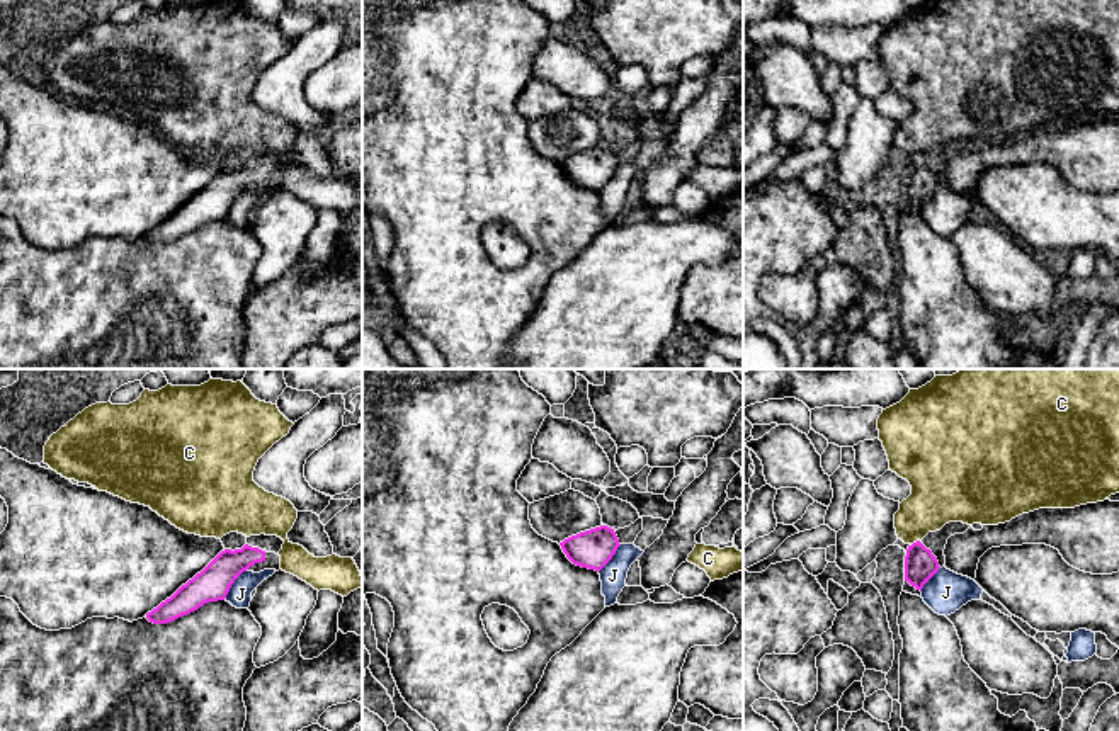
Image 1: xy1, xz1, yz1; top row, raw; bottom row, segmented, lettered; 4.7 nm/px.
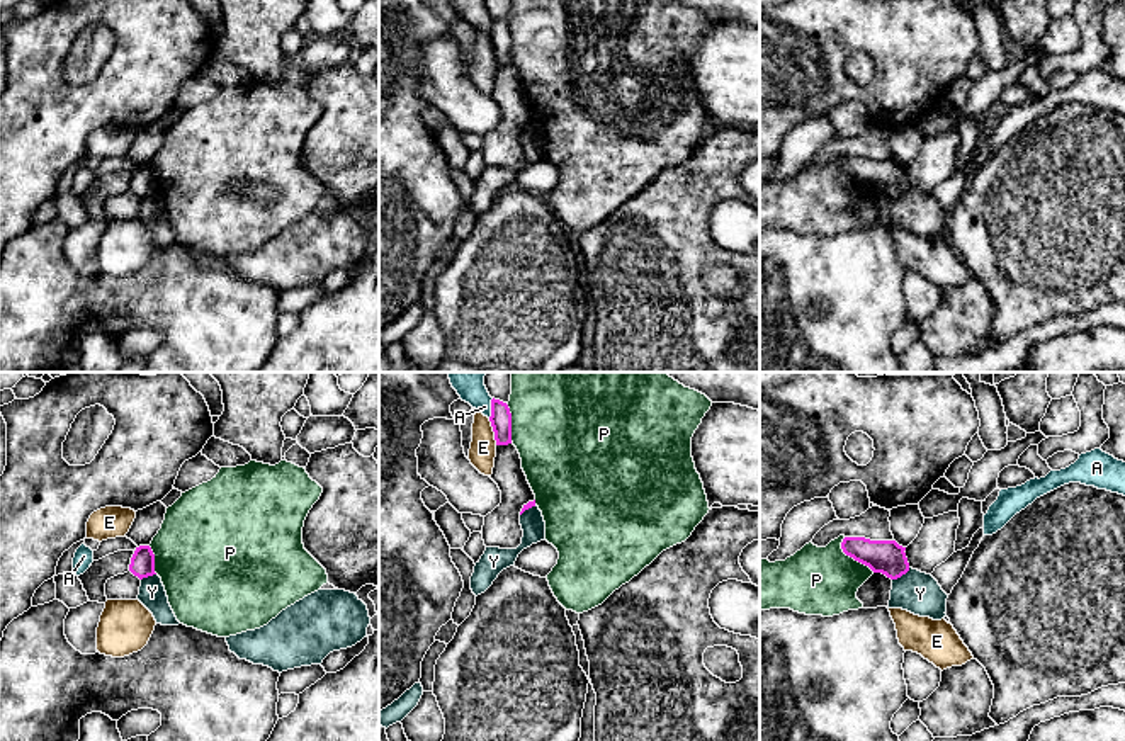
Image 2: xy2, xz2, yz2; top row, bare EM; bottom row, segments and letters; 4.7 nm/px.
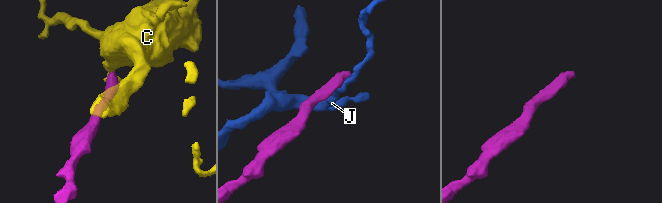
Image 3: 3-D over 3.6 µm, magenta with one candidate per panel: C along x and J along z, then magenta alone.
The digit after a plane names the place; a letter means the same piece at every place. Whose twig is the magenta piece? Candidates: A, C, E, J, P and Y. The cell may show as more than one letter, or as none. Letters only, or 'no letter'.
no letter

